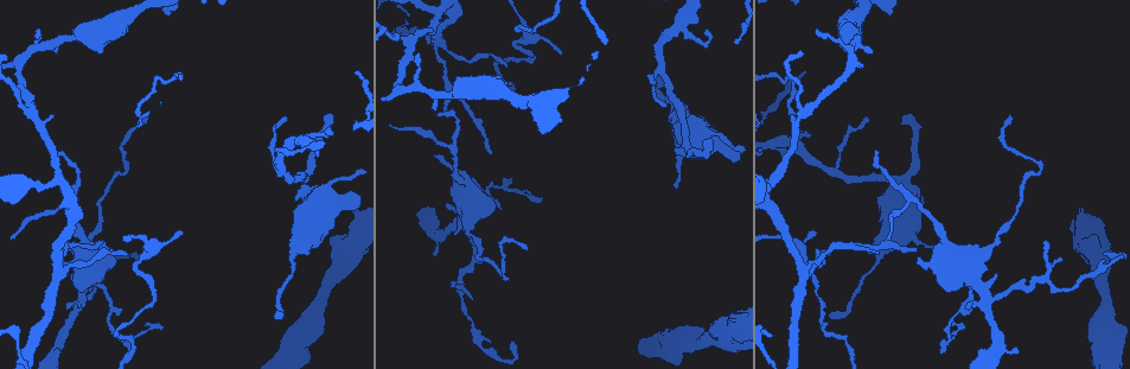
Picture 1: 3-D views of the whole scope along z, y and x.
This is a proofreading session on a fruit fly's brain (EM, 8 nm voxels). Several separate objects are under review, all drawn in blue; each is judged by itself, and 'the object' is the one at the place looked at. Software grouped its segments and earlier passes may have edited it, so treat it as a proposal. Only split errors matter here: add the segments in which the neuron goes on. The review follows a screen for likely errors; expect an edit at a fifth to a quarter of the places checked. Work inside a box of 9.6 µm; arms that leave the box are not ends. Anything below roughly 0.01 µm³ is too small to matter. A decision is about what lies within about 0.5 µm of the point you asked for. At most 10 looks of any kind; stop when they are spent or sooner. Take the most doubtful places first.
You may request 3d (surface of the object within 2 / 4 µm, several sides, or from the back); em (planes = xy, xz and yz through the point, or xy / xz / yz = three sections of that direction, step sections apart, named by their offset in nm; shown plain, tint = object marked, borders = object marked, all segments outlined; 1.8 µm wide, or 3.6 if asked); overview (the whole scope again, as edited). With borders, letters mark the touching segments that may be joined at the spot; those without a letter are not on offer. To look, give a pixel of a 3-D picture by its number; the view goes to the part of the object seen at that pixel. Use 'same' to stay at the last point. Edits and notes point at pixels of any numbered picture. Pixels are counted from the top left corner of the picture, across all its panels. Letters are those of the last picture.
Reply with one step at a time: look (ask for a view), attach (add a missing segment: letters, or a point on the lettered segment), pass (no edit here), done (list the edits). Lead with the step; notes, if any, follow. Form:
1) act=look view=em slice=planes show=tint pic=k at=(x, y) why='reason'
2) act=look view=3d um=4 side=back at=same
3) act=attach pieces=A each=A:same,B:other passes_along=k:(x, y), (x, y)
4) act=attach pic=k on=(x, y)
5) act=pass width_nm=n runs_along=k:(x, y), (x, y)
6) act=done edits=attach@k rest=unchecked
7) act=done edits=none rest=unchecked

act=look view=em slice=planes show=borders pic=1 at=(902, 123) why='free end'

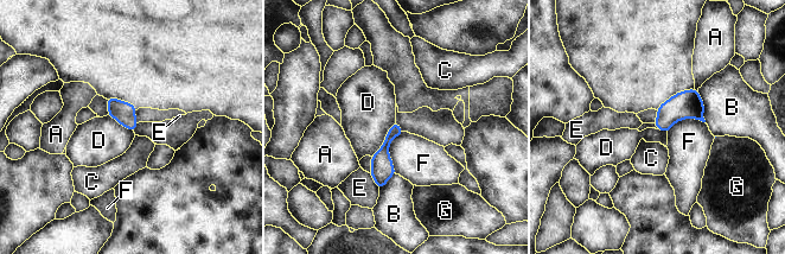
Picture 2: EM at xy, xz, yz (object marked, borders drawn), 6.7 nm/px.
act=pass each=A:other,B:other,C:other,D:other,E:other,F:other,G:other runs_along=2:(395, 127), (381, 158), (380, 184) found='none of them fits'

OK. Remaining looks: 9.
act=look view=3d um=4 pic=1 at=(677, 188) why='thin end'

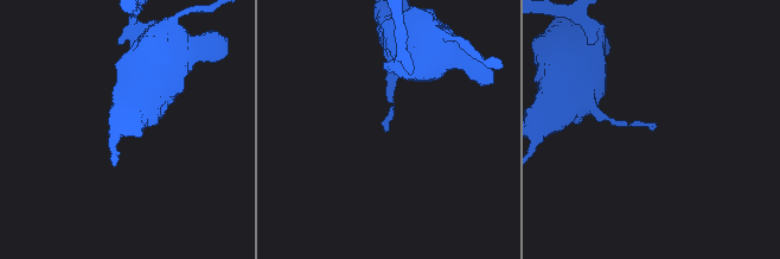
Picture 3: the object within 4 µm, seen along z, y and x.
act=look view=em slice=planes show=plain pic=3 at=(386, 129)

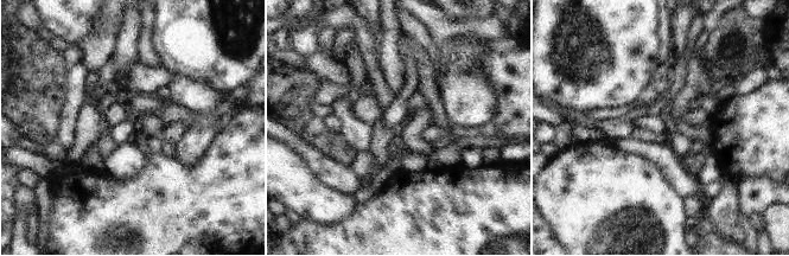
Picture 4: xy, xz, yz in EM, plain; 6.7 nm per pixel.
act=look view=em slice=planes show=borders at=same why='see the neighbours'

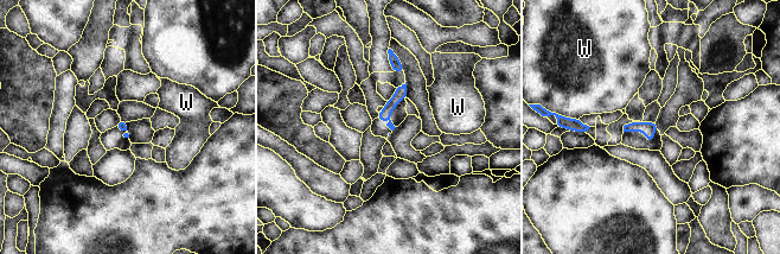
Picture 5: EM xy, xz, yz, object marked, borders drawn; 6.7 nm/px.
act=pass each=W:other border=5:(573, 118), (579, 119) found='no lettered segment goes on from it'

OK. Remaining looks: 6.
act=look view=3d um=2 pic=1 at=(505, 277) why='sharp bend'

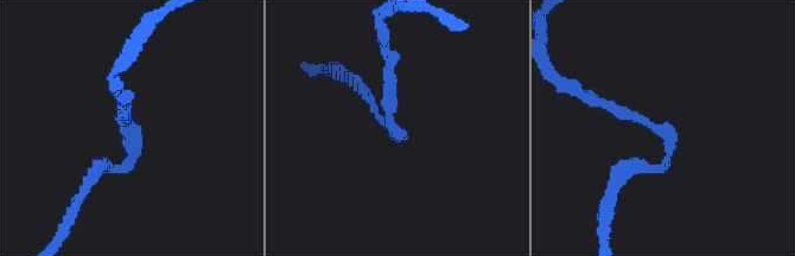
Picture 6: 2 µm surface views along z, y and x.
act=look view=em slice=planes show=borders pic=6 at=(668, 139)

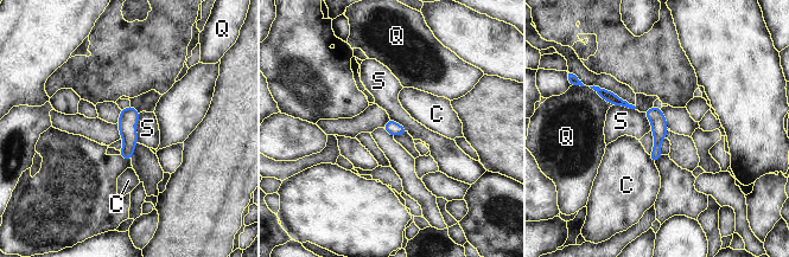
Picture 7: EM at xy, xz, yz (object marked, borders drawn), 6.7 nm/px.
act=pass longest_contact=S:200nm each=C:other,Q:other,S:other border=7:(140, 113), (137, 123), (137, 142) found='no lettered segment goes on from it'

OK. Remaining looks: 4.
act=look view=em slice=yz step=8 show=plain pic=1 at=(733, 319) why='stops while still wide'

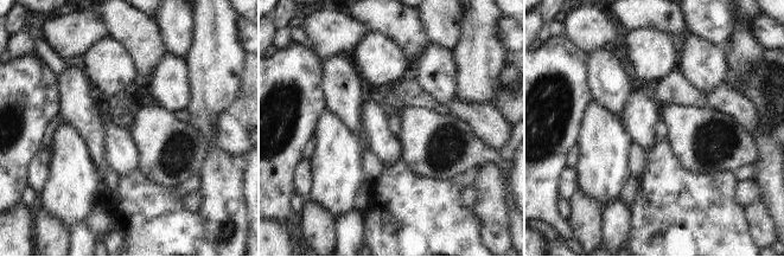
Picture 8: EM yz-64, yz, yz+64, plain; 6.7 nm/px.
act=look view=em slice=yz step=8 show=tint at=same

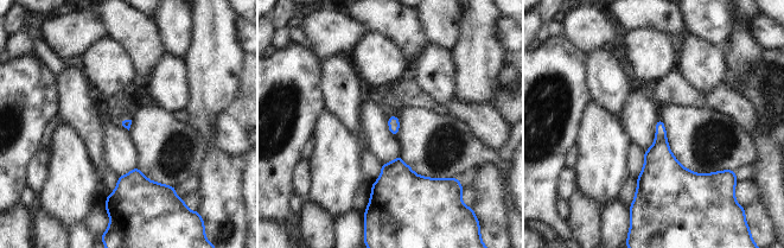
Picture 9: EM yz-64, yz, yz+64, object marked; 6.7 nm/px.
act=look view=em slice=yz step=8 show=borders at=same

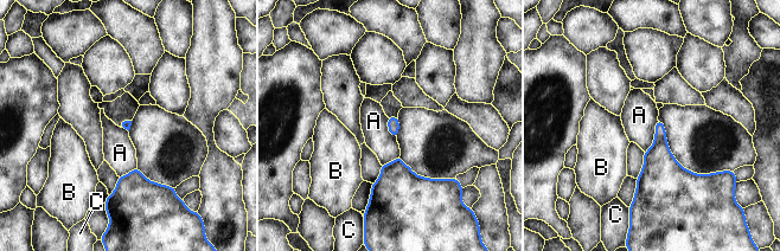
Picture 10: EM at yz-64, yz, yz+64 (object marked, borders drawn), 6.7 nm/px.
act=pass longest_contact=A:240nm each=A:other,B:other,C:other found='no lettered segment goes on from it'

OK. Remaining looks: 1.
act=done edits=none rest=unchecked

